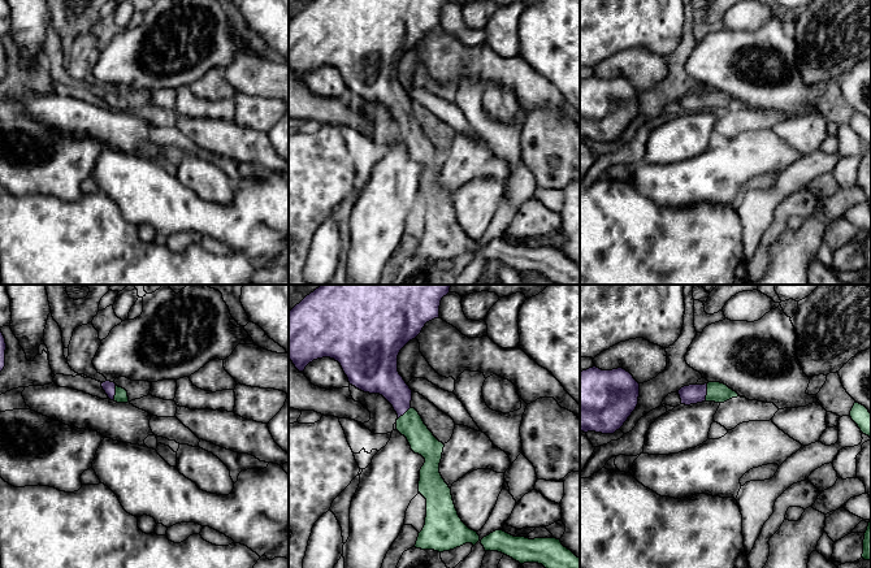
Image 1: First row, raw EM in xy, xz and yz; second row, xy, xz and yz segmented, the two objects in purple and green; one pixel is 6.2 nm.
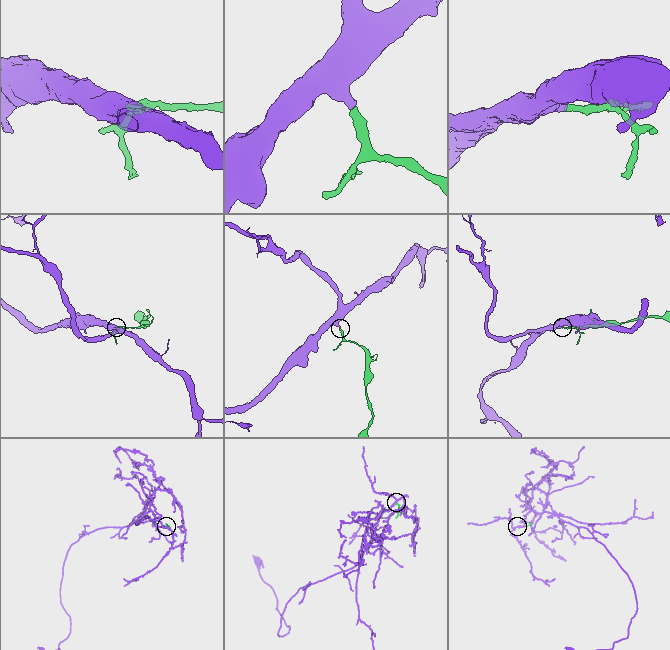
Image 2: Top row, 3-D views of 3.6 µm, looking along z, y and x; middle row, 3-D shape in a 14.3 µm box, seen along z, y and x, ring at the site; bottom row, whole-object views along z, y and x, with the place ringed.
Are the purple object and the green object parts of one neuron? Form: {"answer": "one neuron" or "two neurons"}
{"answer": "one neuron"}

